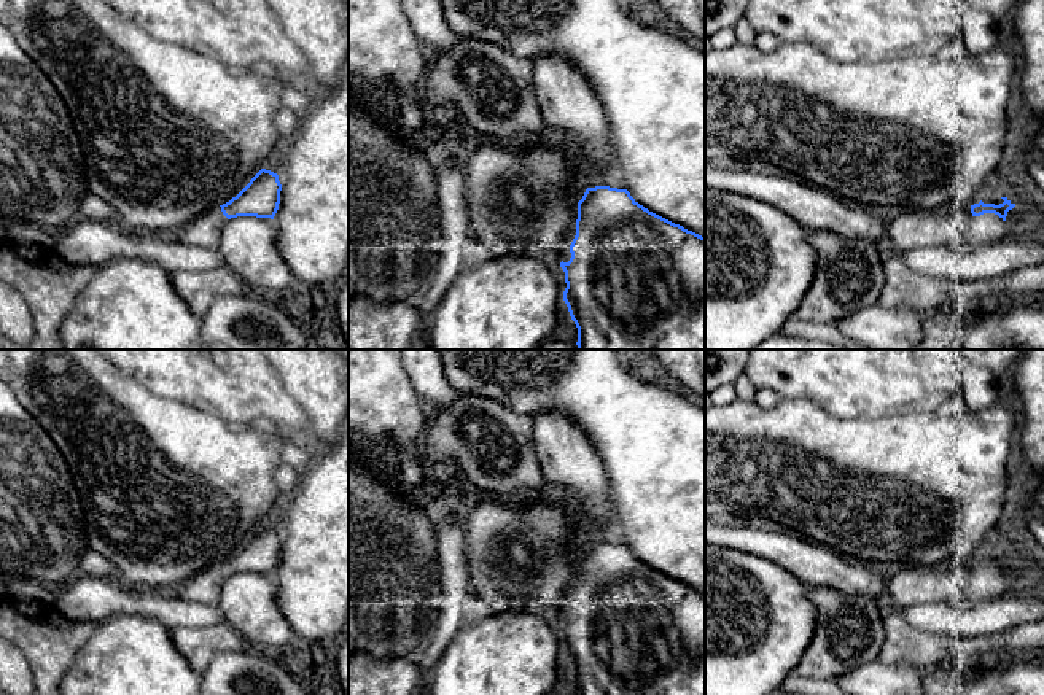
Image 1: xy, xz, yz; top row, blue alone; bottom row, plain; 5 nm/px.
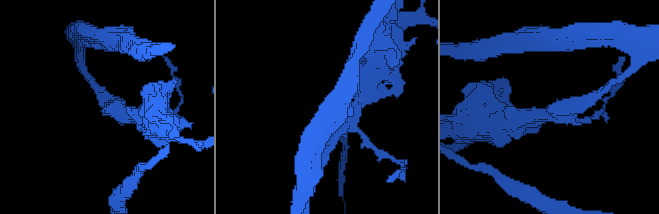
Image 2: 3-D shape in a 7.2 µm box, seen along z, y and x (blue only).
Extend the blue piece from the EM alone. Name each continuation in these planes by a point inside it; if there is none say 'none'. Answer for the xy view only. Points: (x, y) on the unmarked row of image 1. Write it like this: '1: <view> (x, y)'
1: xy (204, 587)

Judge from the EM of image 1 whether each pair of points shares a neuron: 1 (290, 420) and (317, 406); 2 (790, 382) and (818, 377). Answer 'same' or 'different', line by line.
1: different
2: same

